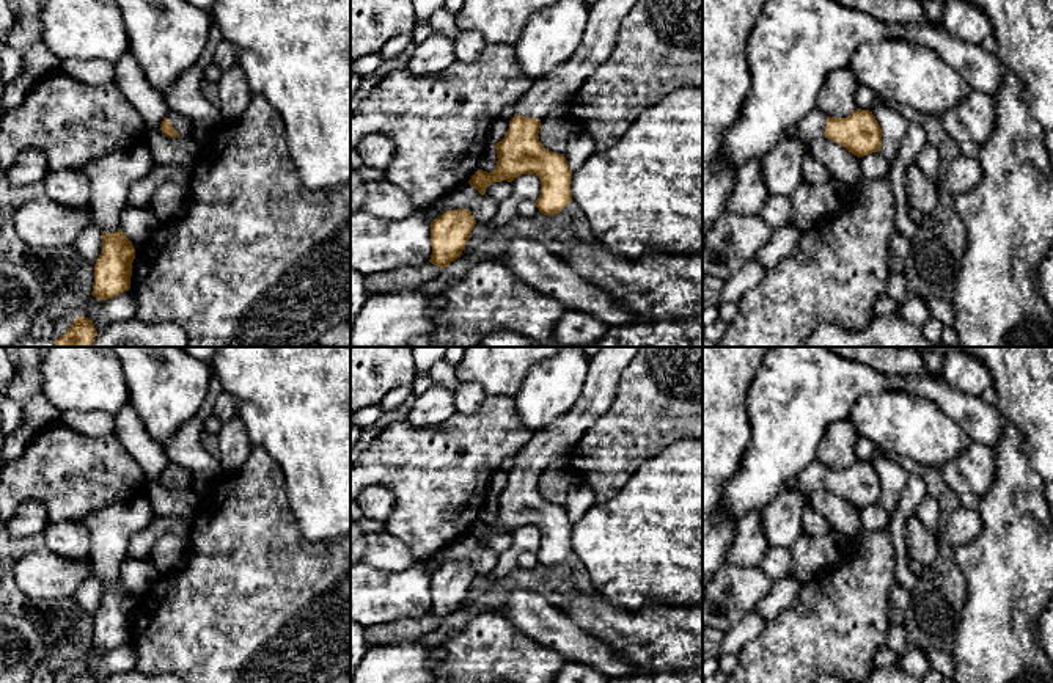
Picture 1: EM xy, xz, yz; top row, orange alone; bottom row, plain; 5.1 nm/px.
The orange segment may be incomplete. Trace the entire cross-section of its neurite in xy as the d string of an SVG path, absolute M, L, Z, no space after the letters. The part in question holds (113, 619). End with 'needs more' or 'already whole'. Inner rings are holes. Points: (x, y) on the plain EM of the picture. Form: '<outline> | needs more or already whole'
M123 581L115 586L102 583L102 603L94 615L91 647L107 652L129 642L134 611L134 597Z | already whole

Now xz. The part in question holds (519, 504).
M602 347L589 356L588 375L575 407L531 435L514 457L517 465L509 473L504 490L495 496L497 520L490 524L478 521L468 532L481 546L486 546L492 534L512 534L522 526L536 526L541 531L541 546L534 557L541 565L556 567L572 553L572 523L564 506L552 504L539 493L541 473L567 455L608 411L621 372L638 350L640 347Z | needs more

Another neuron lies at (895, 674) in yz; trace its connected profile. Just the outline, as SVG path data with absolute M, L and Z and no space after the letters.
M897 661L891 667L874 667L871 674L858 683L923 683L923 680L908 675Z

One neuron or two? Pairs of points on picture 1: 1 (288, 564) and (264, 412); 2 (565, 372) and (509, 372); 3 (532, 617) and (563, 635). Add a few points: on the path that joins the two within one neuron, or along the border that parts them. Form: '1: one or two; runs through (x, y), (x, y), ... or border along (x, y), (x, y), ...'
1: two; border along (252, 446), (260, 446), (277, 463), (285, 490)
2: two; border along (538, 363), (527, 374), (514, 398)
3: one; runs through (539, 620), (555, 630)

